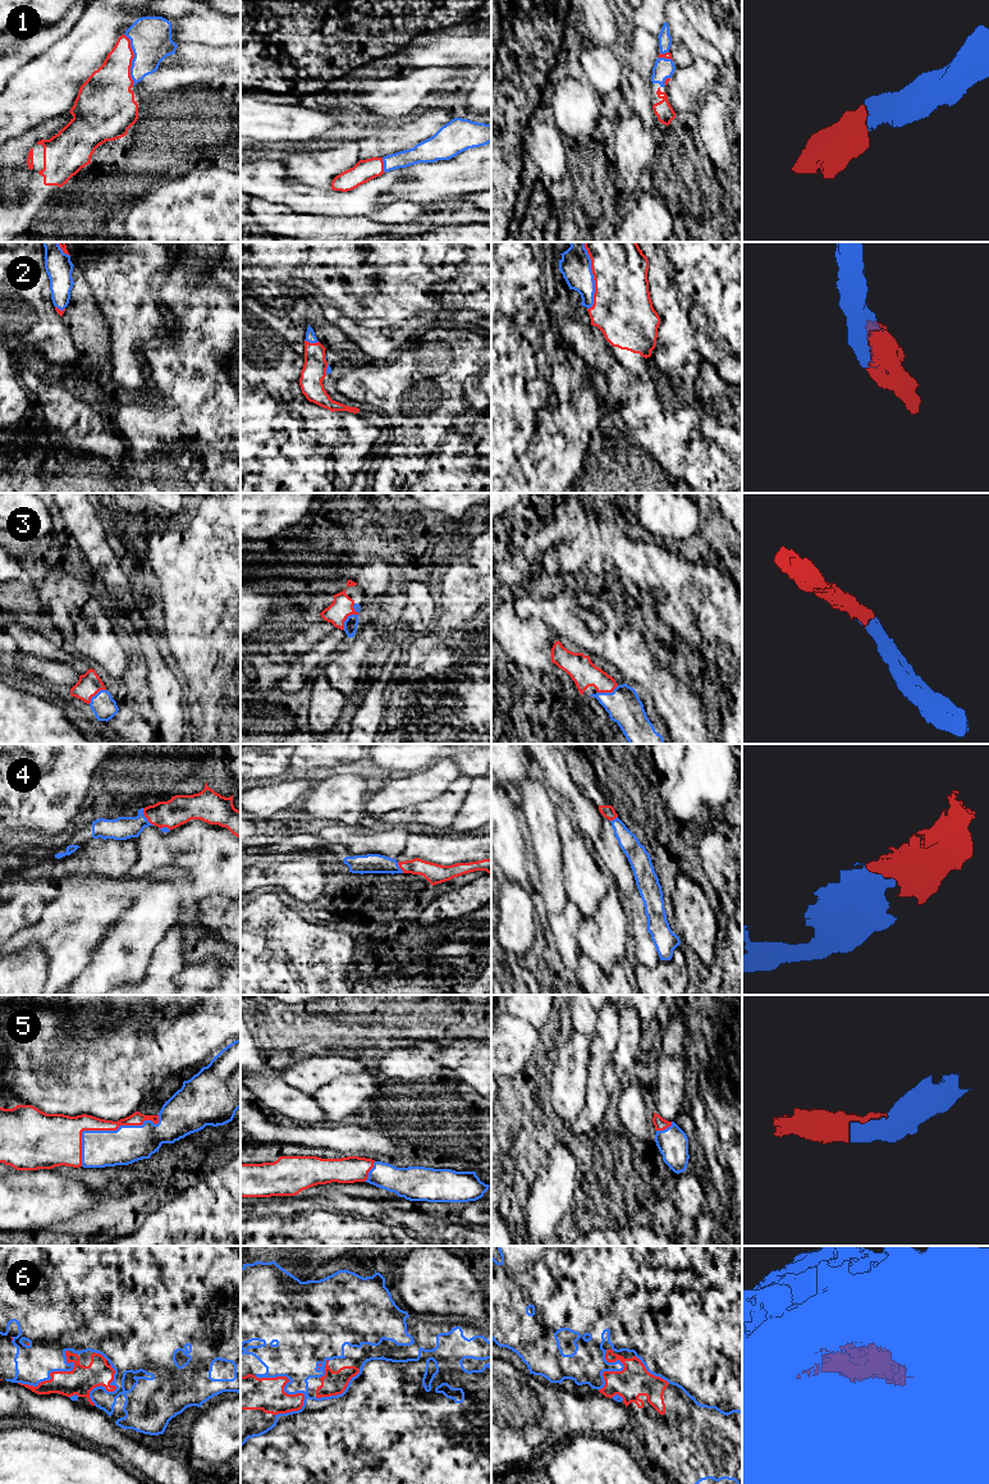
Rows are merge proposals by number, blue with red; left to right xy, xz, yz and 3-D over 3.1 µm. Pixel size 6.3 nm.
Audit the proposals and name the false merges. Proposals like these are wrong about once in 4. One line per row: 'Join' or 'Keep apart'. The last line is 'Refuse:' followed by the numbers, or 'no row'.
1: Join
2: Join
3: Join
4: Join
5: Join
6: Join
Refuse: no row

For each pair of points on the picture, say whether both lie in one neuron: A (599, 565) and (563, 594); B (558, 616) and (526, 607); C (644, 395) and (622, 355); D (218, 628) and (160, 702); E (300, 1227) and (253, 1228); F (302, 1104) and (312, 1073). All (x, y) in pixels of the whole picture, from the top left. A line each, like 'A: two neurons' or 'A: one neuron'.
A: two neurons
B: one neuron
C: two neurons
D: one neuron
E: one neuron
F: two neurons

